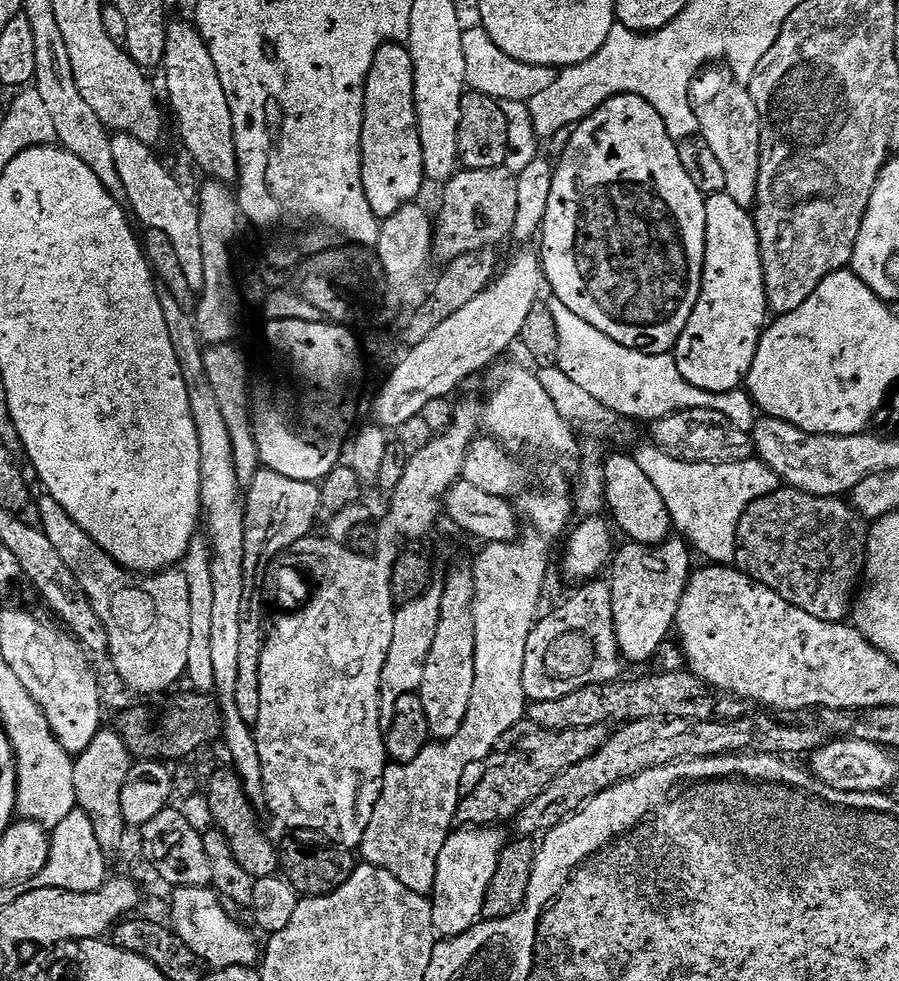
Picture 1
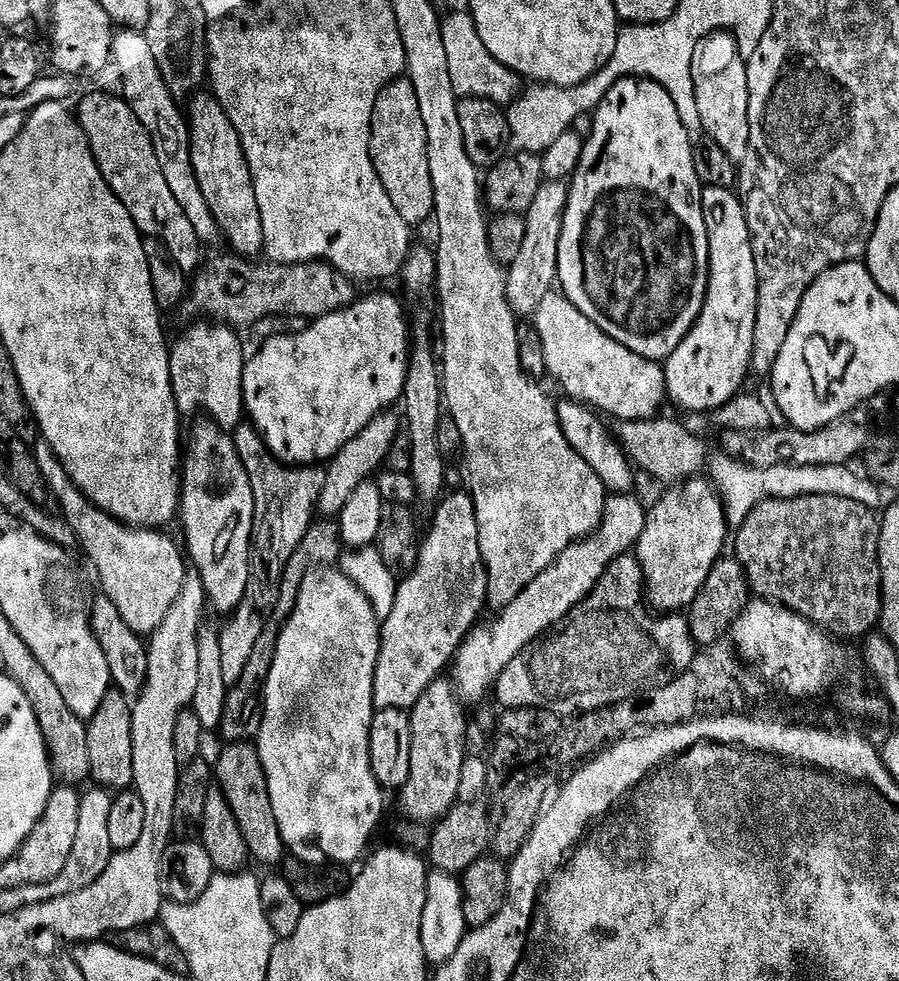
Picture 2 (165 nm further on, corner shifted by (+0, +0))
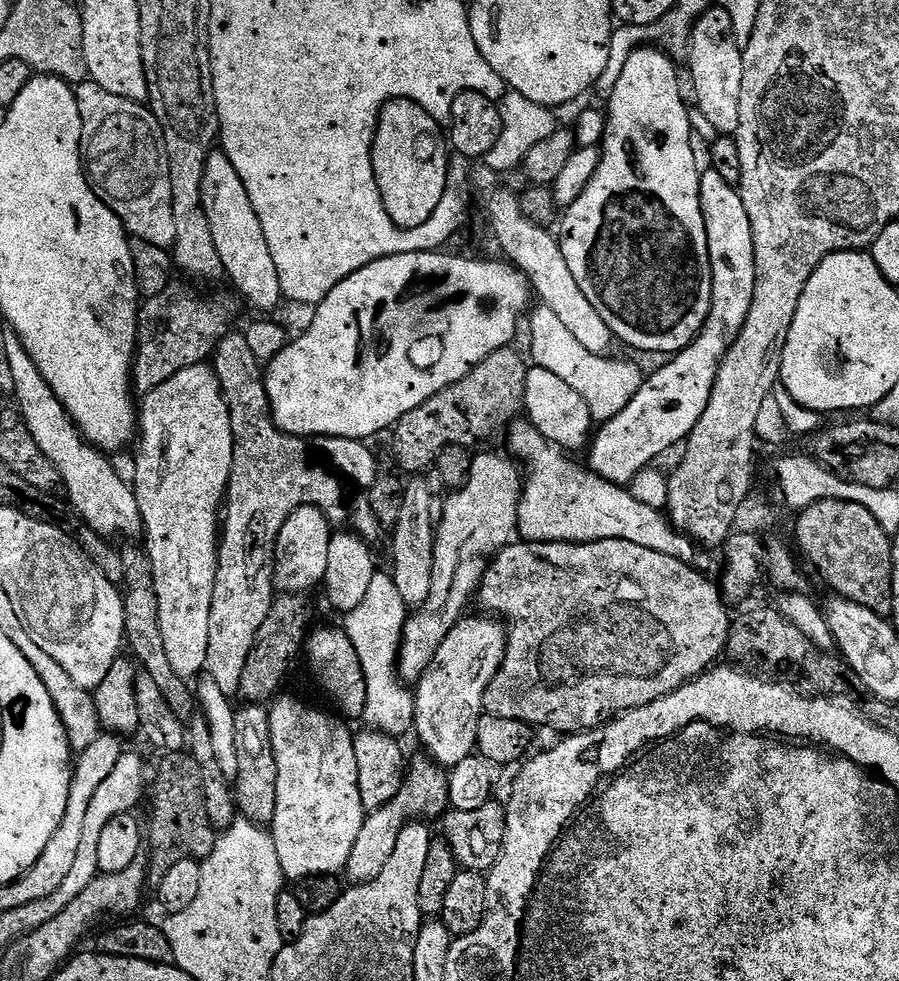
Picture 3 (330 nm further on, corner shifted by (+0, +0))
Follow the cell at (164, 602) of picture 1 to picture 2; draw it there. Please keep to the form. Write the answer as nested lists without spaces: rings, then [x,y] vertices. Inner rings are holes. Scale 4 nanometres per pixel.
[[[43,438],[37,439],[34,445],[38,470],[42,470],[42,478],[48,483],[51,499],[56,499],[59,515],[64,517],[70,526],[74,526],[74,534],[78,541],[79,551],[88,555],[96,576],[100,579],[103,595],[118,606],[118,614],[122,614],[126,626],[142,637],[151,637],[158,626],[162,626],[162,618],[170,612],[174,598],[184,585],[186,575],[186,556],[181,545],[167,536],[167,531],[150,528],[133,527],[103,512],[66,474],[66,466],[58,458],[58,454]]]

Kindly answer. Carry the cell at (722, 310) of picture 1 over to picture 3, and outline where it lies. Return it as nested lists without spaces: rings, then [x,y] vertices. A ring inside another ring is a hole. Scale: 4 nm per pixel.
[[[711,170],[701,171],[700,174],[700,205],[702,206],[702,214],[704,215],[704,225],[706,226],[706,238],[708,239],[708,253],[710,254],[710,266],[712,267],[712,309],[708,315],[708,320],[704,323],[704,329],[701,330],[699,336],[692,341],[688,347],[684,348],[671,357],[669,364],[664,364],[652,377],[645,379],[641,383],[640,388],[634,394],[634,398],[629,402],[620,413],[612,420],[607,421],[603,425],[604,428],[595,433],[594,439],[590,444],[590,453],[596,460],[646,460],[642,462],[652,462],[655,456],[663,454],[667,448],[672,448],[676,443],[687,441],[688,435],[694,430],[694,426],[702,418],[702,414],[706,410],[706,406],[710,402],[710,394],[714,390],[714,382],[716,375],[720,370],[720,364],[724,361],[724,356],[727,355],[729,348],[732,346],[733,340],[742,330],[742,326],[746,322],[746,314],[750,314],[750,302],[754,298],[754,286],[756,285],[756,259],[754,258],[754,234],[750,230],[750,218],[746,214],[746,206],[742,202],[739,191],[733,185],[727,184],[721,176]]]

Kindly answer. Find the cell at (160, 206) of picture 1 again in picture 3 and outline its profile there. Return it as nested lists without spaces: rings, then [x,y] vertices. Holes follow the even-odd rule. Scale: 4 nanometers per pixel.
[[[91,82],[75,85],[74,91],[82,118],[84,171],[96,197],[118,214],[129,237],[170,250],[176,244],[176,227],[170,162],[158,118],[144,104],[110,94]]]

